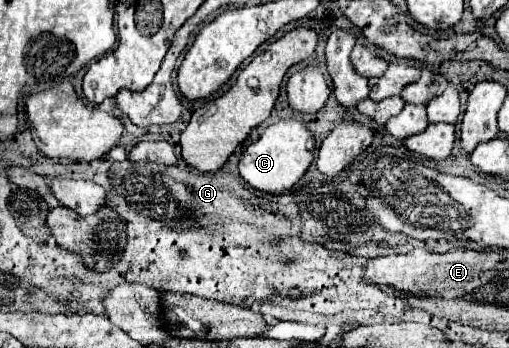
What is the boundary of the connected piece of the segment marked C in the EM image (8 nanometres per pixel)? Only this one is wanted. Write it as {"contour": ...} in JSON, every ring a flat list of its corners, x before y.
{"contour":[[280,119,278,123,272,123,262,129,260,137,250,143,244,153,240,155,238,171,244,181,248,181,250,187,268,191,268,193,282,193,290,189,298,179,304,175,304,171,314,161,316,153,316,139,308,125,302,119]]}

